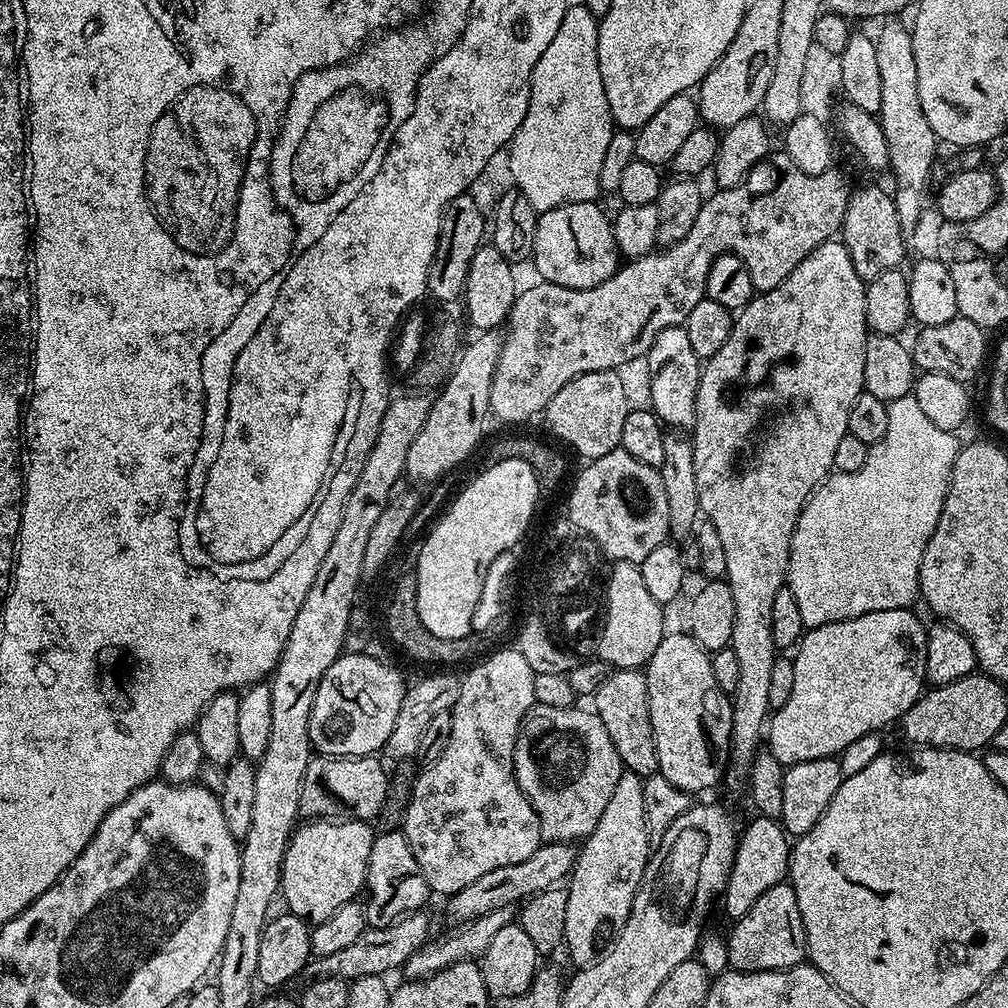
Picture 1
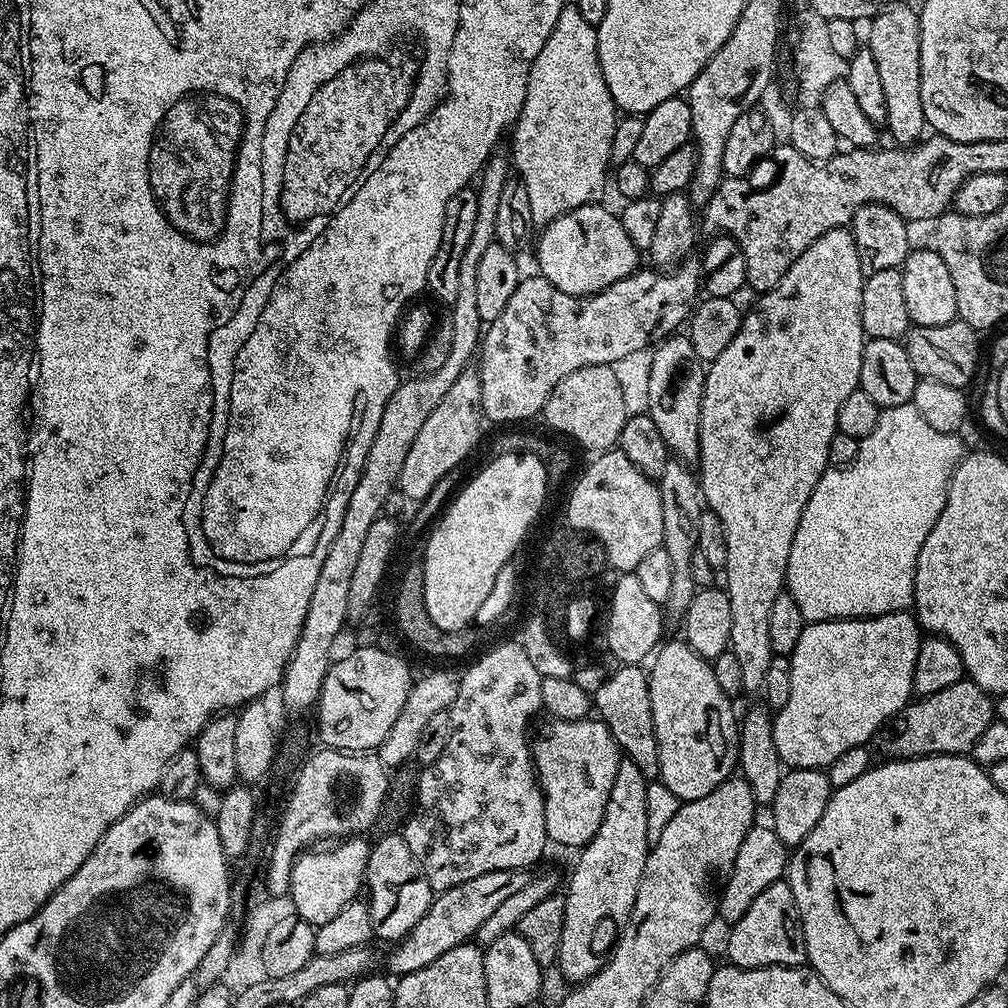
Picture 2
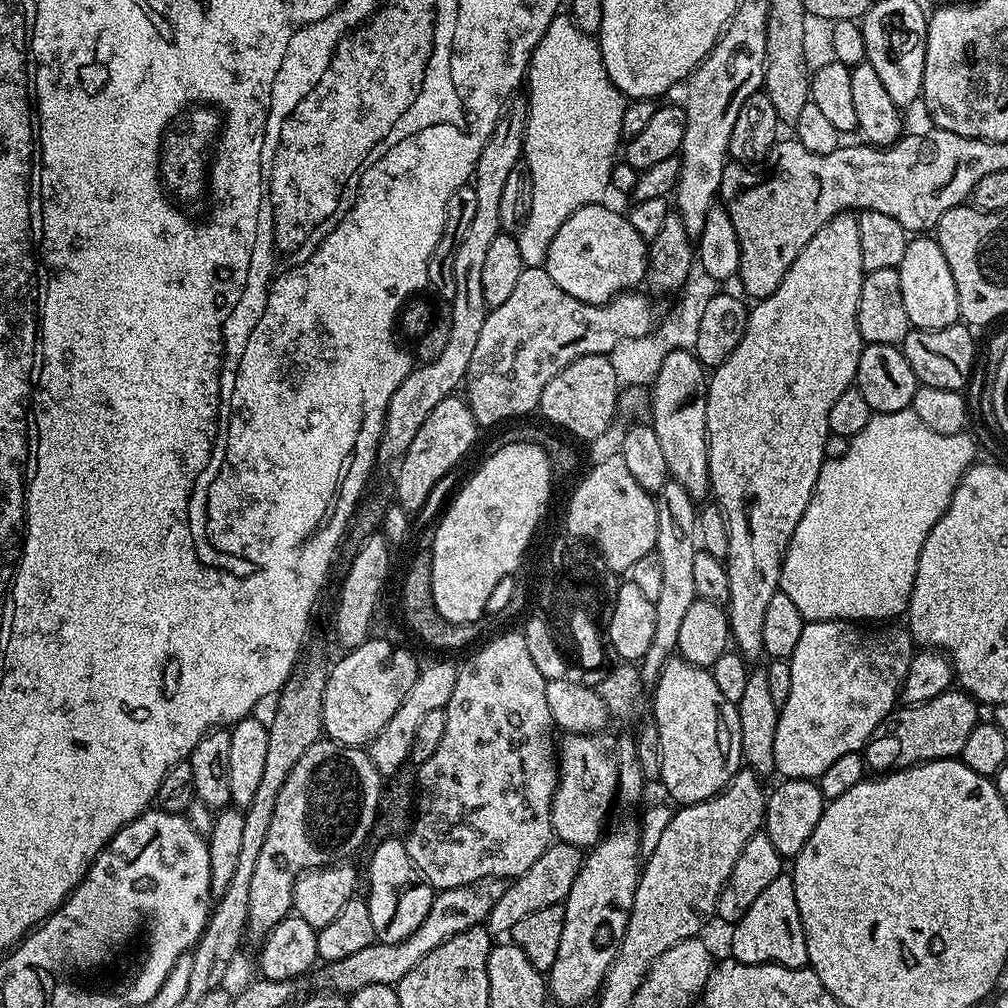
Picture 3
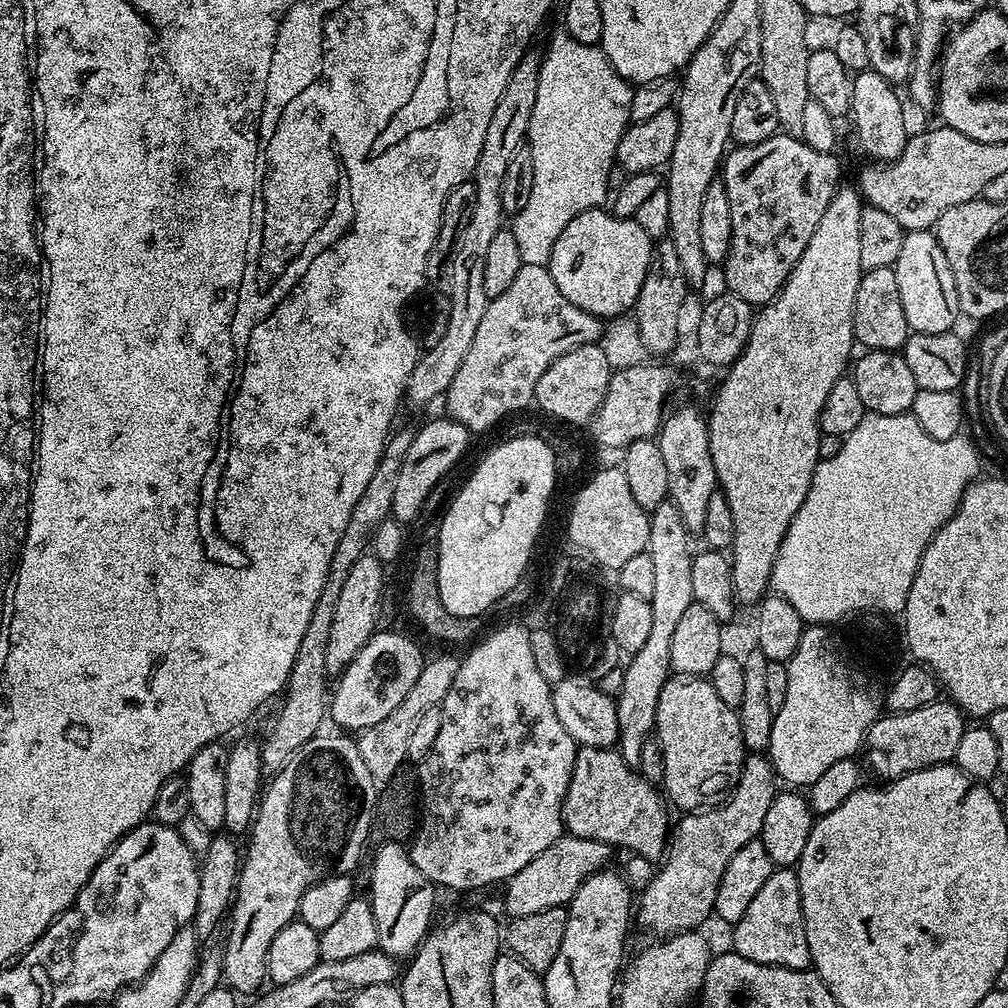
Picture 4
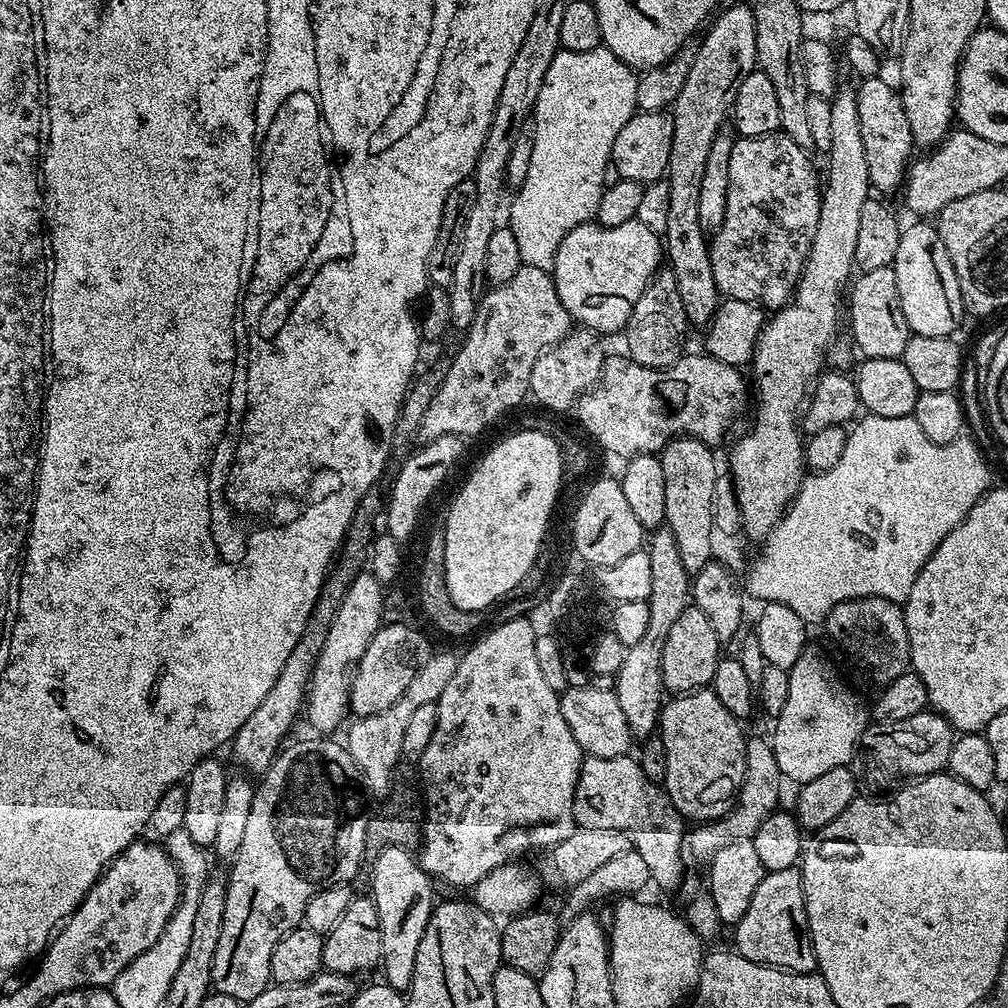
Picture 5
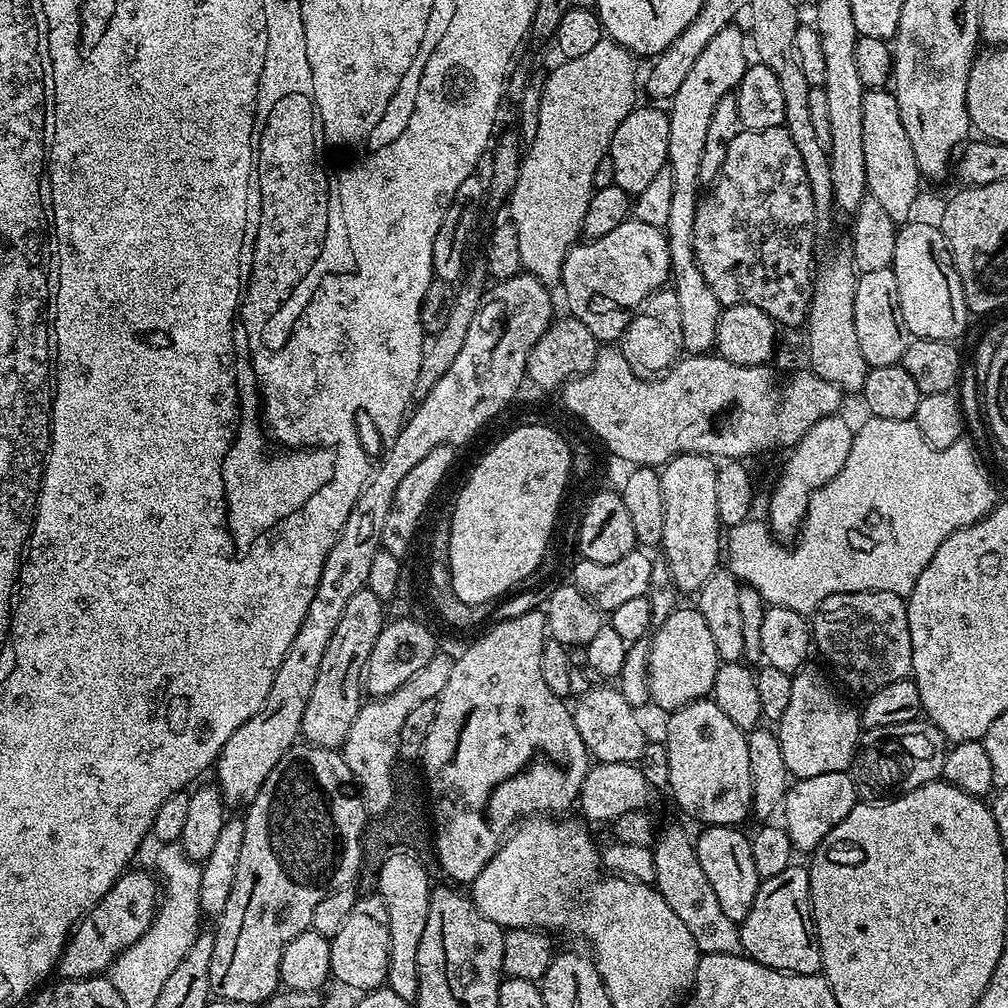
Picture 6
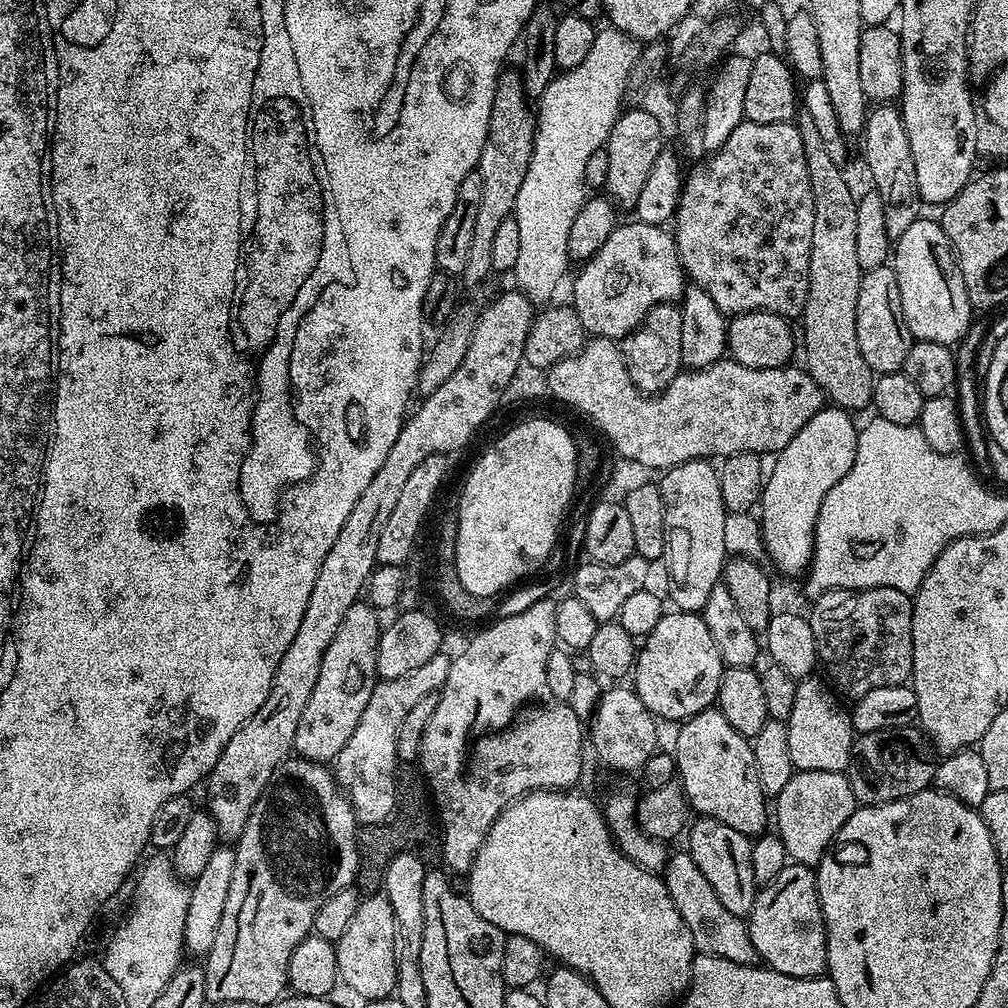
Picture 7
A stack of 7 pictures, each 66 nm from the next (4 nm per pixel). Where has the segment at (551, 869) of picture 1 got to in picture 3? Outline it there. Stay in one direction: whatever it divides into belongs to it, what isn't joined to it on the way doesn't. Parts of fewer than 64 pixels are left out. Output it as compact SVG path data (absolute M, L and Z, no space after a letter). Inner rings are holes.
M491 876L478 882L470 882L466 886L437 891L432 897L432 905L422 926L418 926L418 930L414 930L410 938L402 938L402 942L393 944L373 942L370 946L358 950L358 954L350 954L350 958L327 961L320 966L324 968L315 969L315 987L330 992L351 994L362 990L362 986L382 986L383 984L394 986L402 978L406 978L406 974L410 974L410 970L414 970L414 966L418 966L418 962L422 962L422 958L426 958L430 950L442 946L442 942L454 938L454 934L462 934L462 930L483 925L488 919L490 910L494 910L498 898L502 898L508 886L507 879Z

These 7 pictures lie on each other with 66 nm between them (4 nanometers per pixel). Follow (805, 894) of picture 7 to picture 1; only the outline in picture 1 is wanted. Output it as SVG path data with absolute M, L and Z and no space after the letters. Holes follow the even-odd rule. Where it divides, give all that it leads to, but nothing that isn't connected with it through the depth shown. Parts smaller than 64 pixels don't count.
M791 883L775 884L742 914L742 918L731 925L732 933L727 933L728 963L738 972L779 972L781 968L792 968L806 960L808 943L802 926L802 914L798 910L798 898Z

